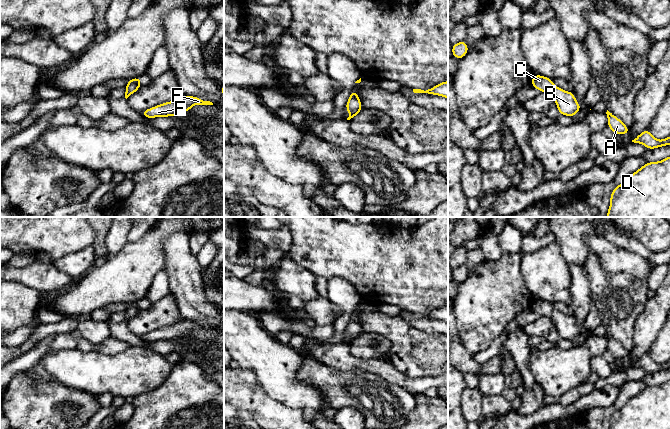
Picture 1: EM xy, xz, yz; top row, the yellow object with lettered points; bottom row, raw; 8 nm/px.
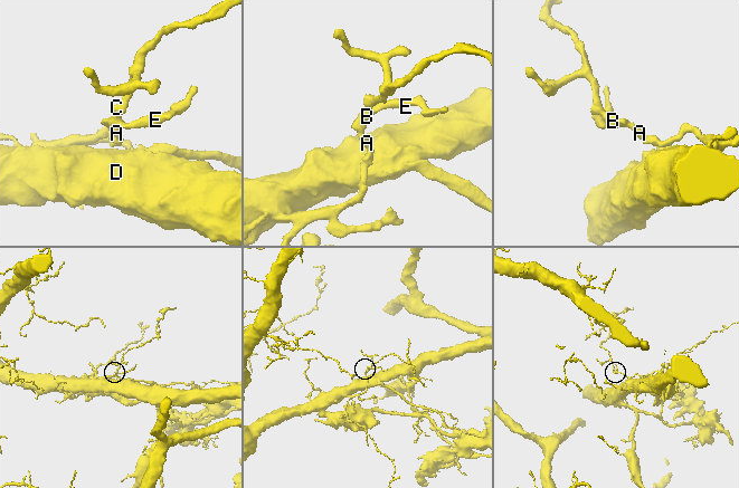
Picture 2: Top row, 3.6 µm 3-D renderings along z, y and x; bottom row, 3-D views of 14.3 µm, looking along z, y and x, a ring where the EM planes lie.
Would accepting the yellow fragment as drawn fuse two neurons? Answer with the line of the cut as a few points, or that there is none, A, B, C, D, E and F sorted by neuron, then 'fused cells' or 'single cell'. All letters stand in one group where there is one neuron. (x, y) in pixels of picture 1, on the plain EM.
no cut | A B C D E F | single cell

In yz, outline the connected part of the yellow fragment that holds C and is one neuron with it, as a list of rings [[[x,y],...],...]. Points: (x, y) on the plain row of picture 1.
[[[533,299],[531,308],[540,316],[552,319],[561,339],[573,341],[580,335],[581,330],[577,326],[573,316],[565,315],[555,310],[552,303],[542,299]]]

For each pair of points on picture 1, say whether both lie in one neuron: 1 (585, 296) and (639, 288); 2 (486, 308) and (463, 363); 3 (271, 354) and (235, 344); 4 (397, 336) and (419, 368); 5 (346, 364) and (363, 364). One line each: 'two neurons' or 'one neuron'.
1: two neurons
2: two neurons
3: one neuron
4: one neuron
5: one neuron

